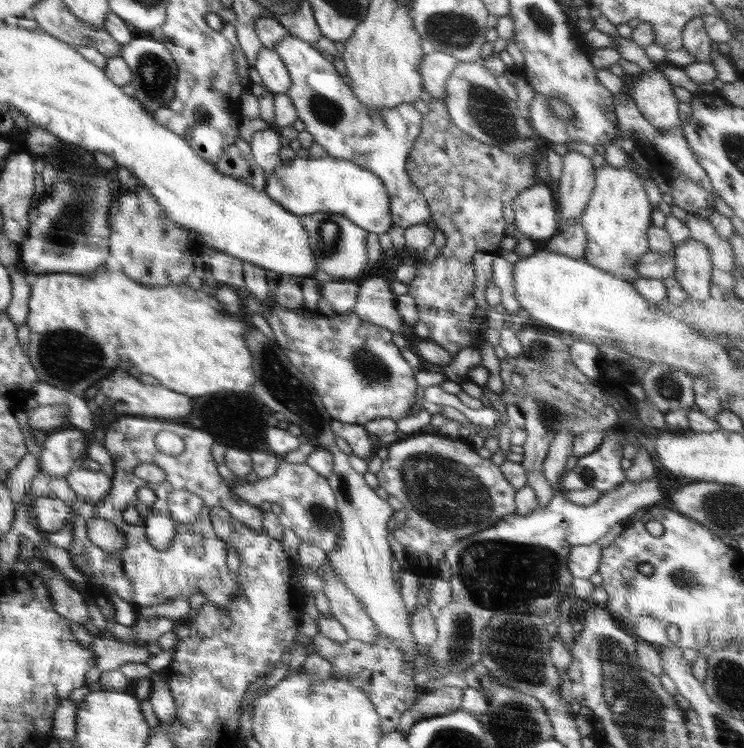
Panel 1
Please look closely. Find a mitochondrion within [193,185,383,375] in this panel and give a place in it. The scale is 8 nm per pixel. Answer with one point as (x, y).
(329, 234)

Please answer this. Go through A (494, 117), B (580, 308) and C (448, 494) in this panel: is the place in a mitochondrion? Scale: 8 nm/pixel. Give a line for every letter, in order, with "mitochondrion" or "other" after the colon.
A: mitochondrion
B: other
C: mitochondrion

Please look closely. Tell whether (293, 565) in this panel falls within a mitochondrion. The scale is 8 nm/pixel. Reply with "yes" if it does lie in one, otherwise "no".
no

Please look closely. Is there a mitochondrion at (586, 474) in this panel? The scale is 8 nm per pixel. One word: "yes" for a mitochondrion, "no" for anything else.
yes

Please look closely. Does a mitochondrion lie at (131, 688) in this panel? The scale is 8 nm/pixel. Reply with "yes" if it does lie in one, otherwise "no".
no

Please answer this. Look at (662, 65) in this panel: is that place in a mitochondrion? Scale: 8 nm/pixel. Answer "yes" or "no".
no

